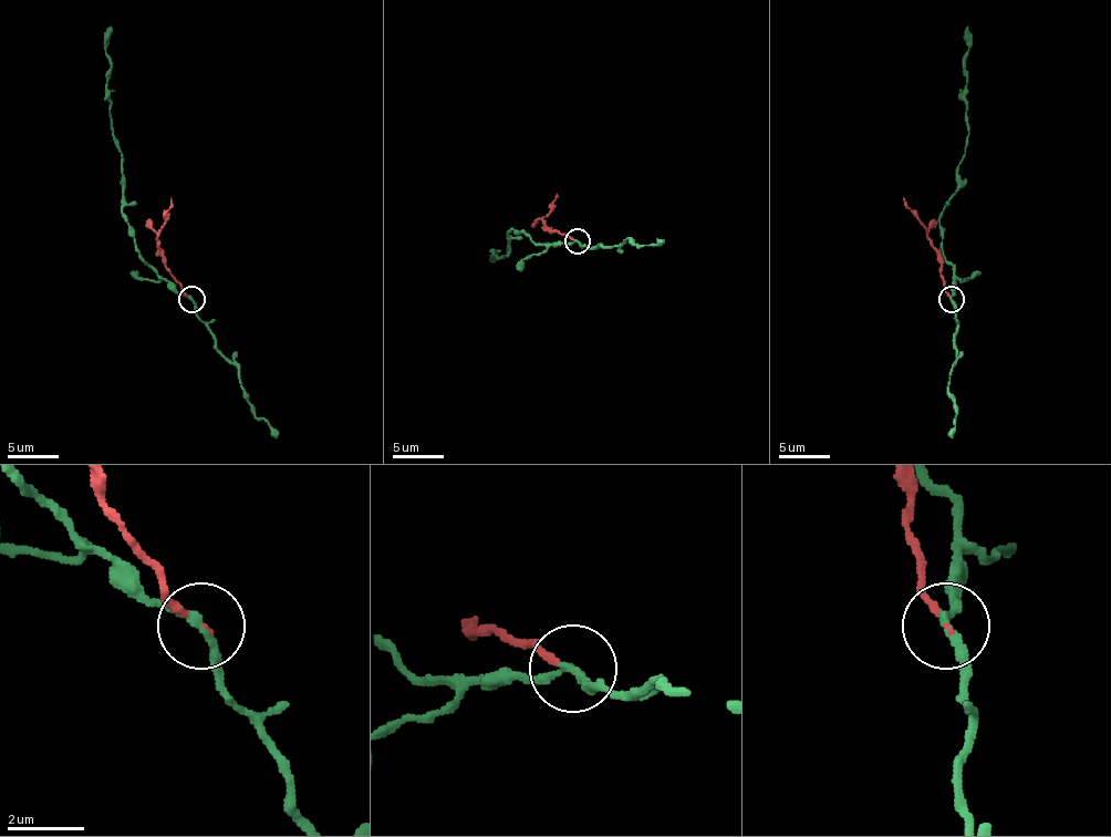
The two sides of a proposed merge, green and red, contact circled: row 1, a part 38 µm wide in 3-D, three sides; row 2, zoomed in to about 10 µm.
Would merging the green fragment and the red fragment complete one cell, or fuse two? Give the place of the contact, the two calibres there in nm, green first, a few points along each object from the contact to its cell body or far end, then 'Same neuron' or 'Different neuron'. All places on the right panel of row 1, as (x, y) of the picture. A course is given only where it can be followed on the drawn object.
Place: (951, 299). Thickness 200 nm (green) against 150 nm. Course of green: (951, 298), (953, 265), (943, 255), (943, 210), (958, 187), (958, 164), (968, 136), (968, 26). Course of red: (951, 298), (937, 249), (924, 224), (904, 198). Different neuron

